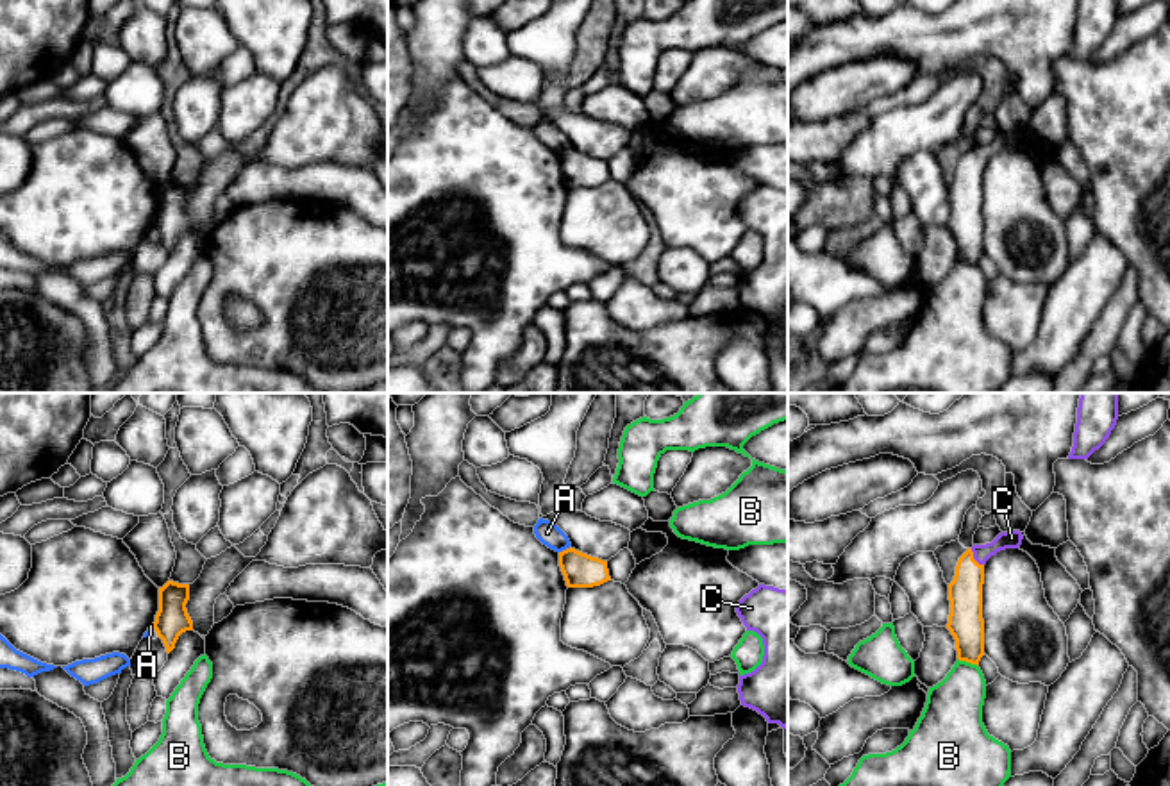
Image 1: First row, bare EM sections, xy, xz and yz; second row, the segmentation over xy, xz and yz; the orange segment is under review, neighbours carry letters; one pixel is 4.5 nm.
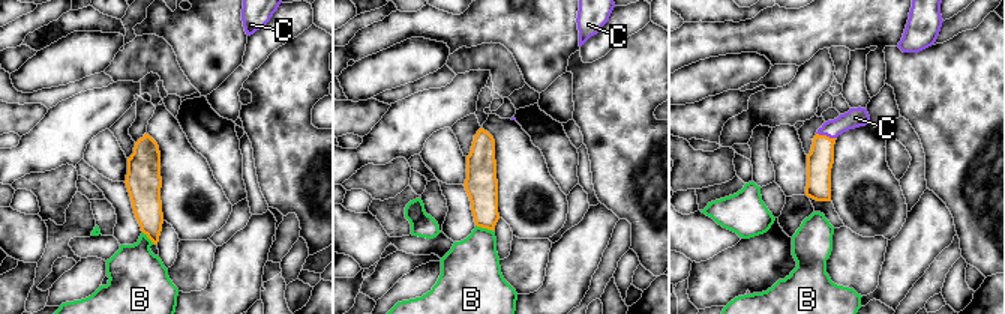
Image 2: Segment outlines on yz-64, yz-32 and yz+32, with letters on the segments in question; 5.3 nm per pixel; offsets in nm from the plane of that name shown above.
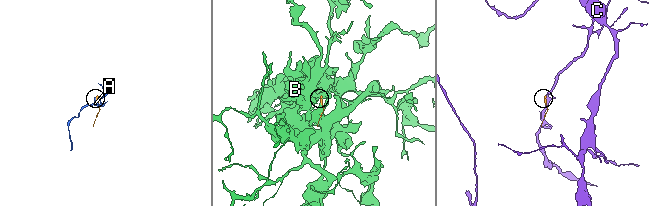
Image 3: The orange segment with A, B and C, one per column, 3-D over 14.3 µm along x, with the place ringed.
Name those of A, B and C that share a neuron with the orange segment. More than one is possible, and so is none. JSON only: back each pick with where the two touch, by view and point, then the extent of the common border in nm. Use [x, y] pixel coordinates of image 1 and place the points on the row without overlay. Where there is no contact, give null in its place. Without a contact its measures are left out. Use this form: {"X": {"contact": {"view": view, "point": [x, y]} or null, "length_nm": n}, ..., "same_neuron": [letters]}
{"C": {"contact": {"view": "yz", "point": [972, 158]}, "length_nm": 100}, "same_neuron": ["C"]}

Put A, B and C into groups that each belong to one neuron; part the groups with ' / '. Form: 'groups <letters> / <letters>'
groups A / B / C

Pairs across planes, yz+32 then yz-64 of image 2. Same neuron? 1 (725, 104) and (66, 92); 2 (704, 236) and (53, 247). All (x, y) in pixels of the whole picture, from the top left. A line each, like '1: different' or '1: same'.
1: different
2: different

